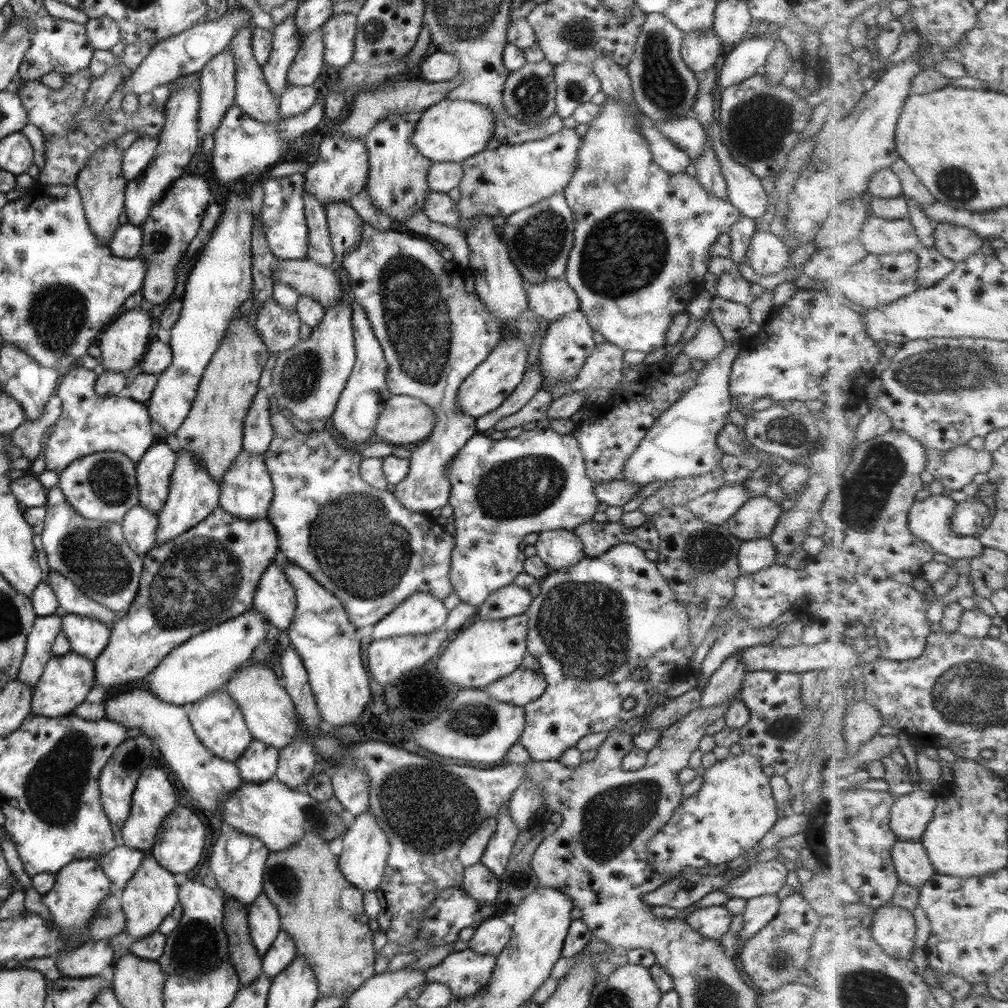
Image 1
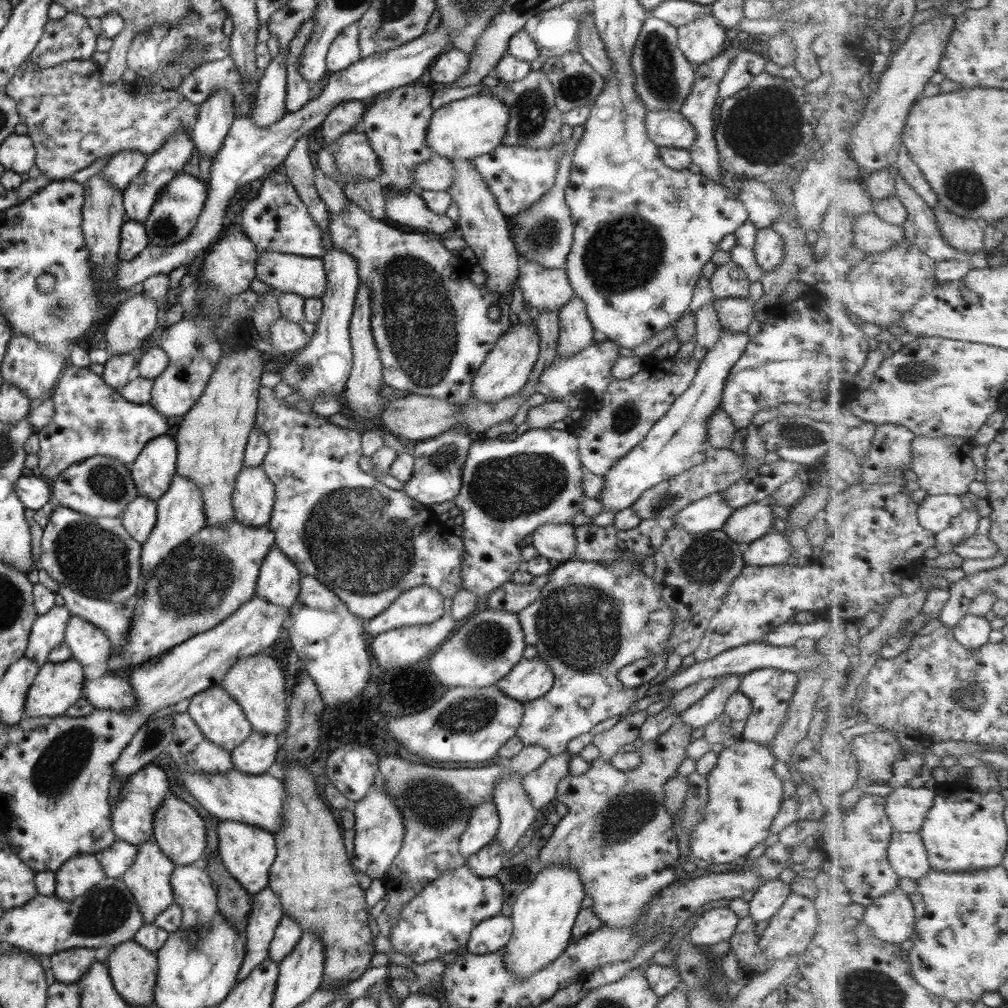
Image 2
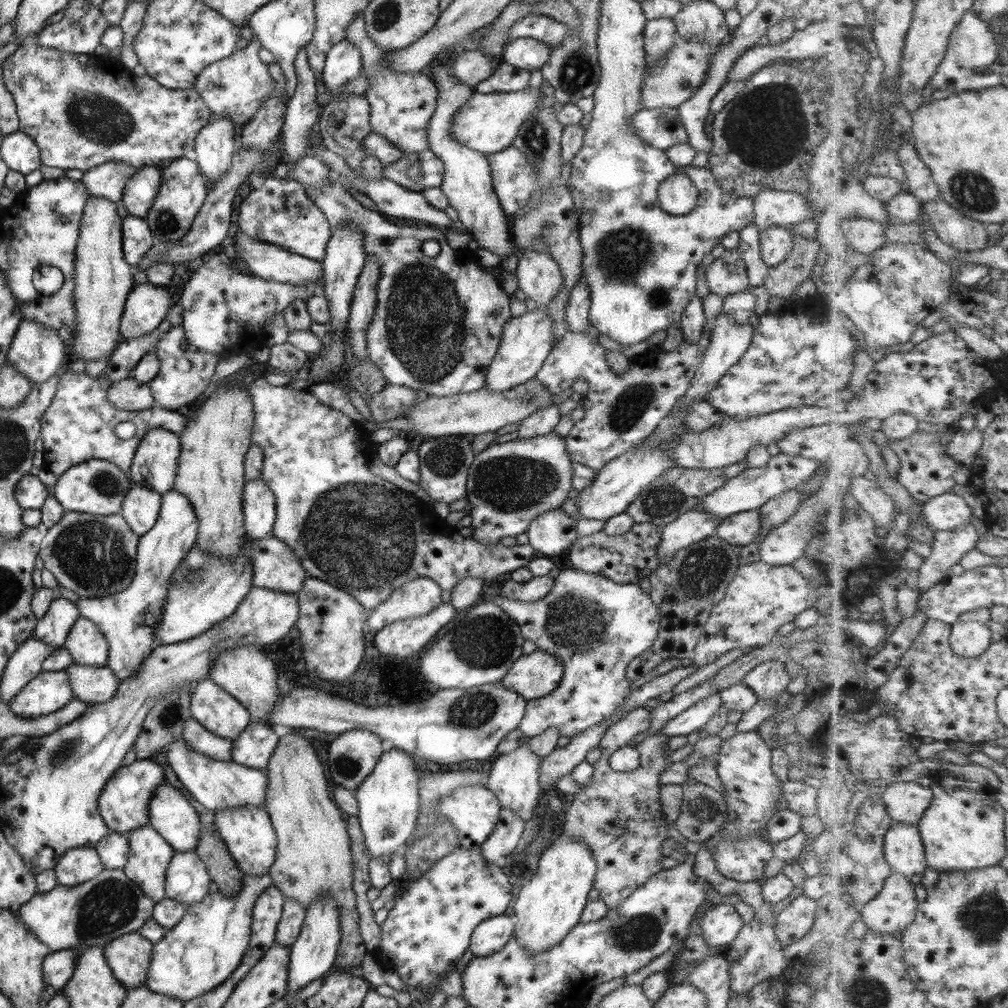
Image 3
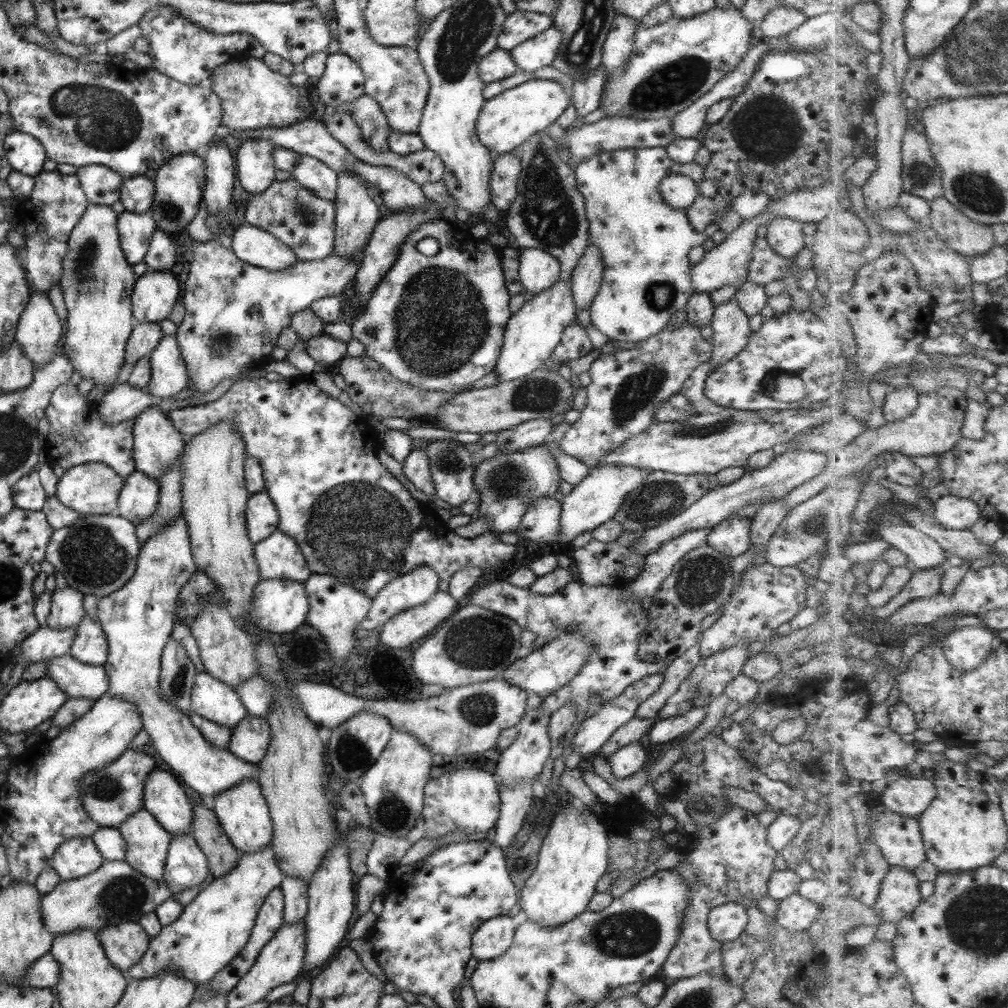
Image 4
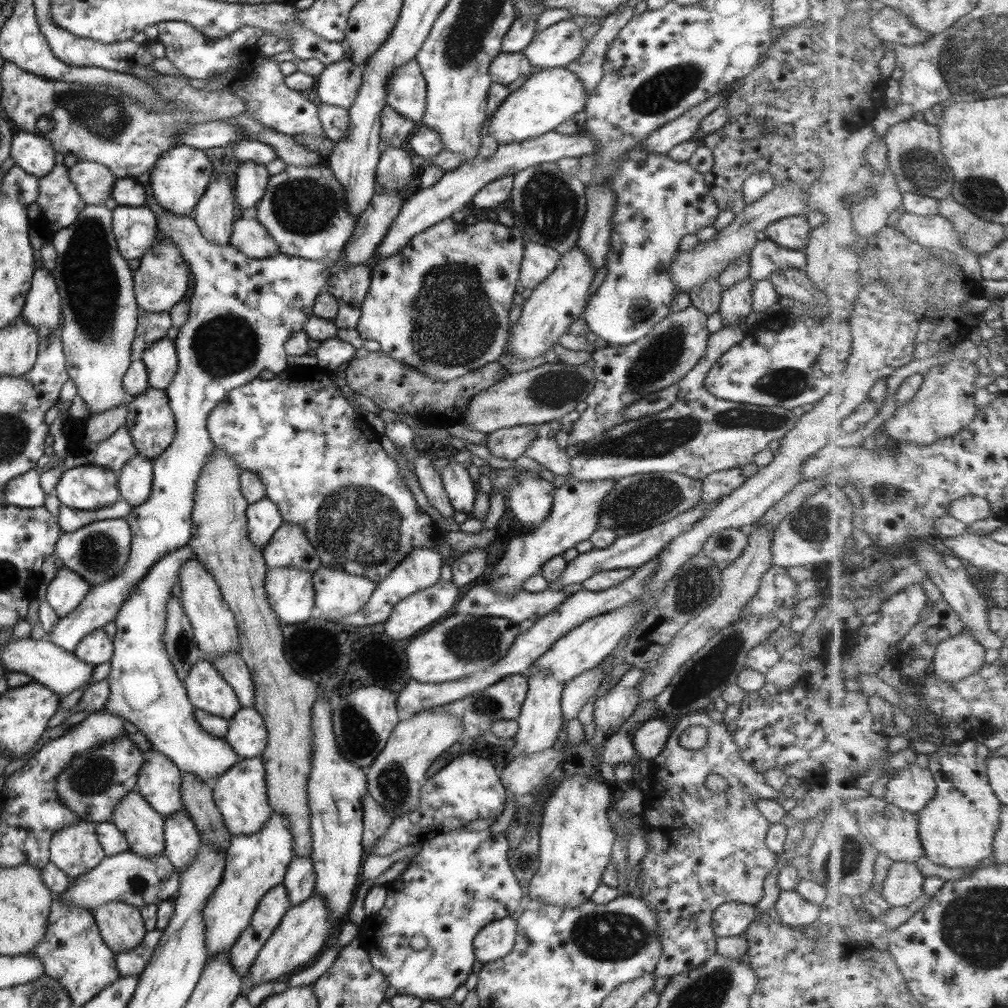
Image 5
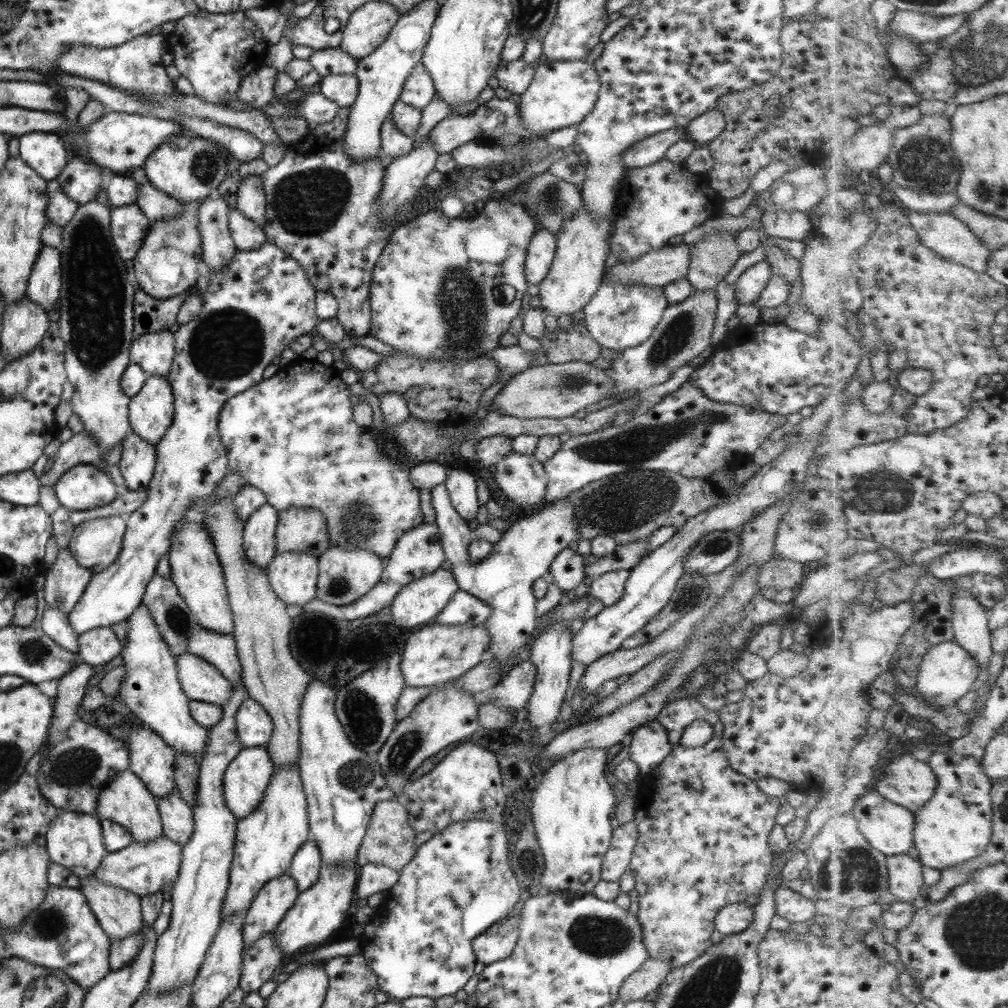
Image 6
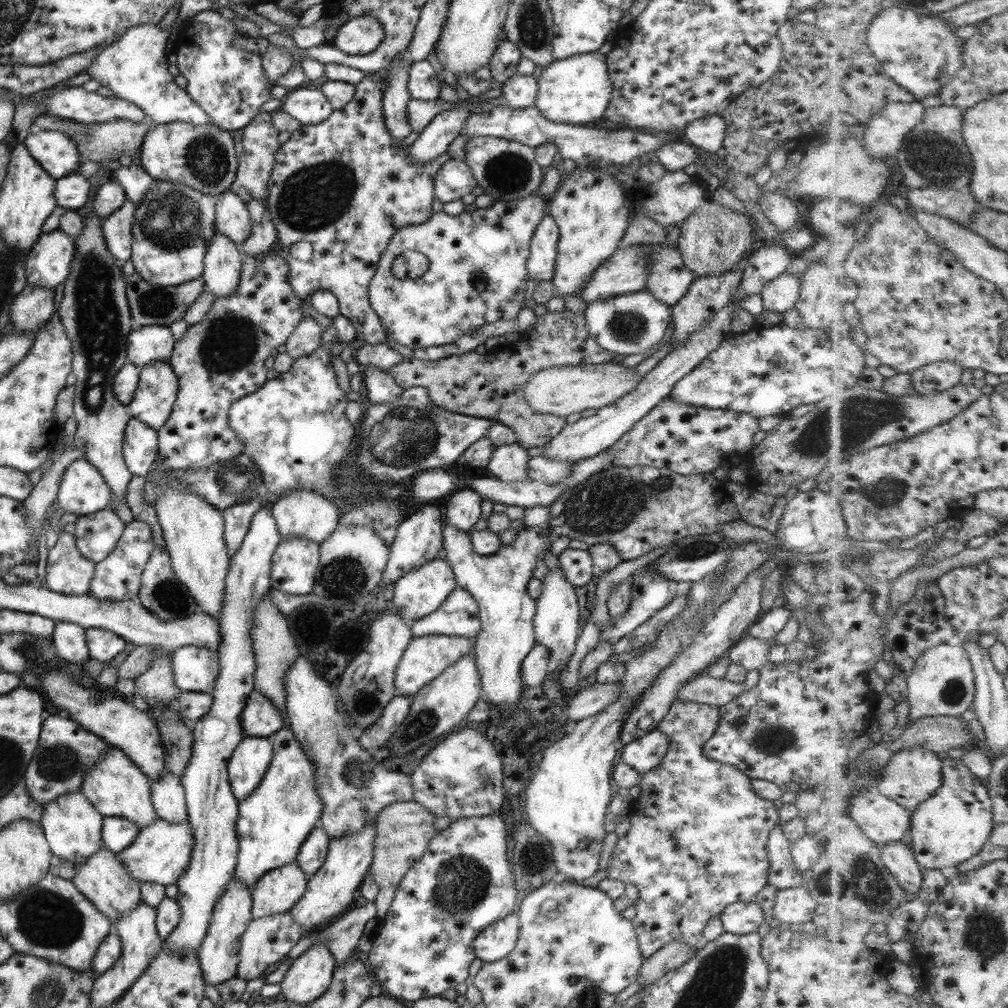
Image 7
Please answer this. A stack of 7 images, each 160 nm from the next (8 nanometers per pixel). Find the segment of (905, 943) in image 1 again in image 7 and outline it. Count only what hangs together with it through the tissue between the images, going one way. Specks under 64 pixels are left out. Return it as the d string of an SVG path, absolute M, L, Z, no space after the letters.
M892 841L880 849L881 858L891 871L891 874L897 879L897 882L899 882L908 893L918 894L924 885L924 871L920 863L917 862L916 855L913 853L912 848L909 850L903 842Z

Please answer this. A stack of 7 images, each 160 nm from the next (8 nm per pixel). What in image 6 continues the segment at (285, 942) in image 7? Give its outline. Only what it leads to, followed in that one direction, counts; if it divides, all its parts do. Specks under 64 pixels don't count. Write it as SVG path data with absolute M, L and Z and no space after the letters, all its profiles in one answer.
M274 931L258 938L253 946L245 949L242 953L241 974L238 982L239 988L247 995L249 992L256 992L259 986L270 980L273 970L281 962L280 950L270 937Z

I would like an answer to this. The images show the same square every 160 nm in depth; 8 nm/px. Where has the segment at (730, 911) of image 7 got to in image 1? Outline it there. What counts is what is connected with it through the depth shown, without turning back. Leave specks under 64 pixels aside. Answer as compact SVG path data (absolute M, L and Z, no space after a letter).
M712 905L699 907L684 918L683 922L705 938L719 939L721 934L728 932L731 917L723 905Z

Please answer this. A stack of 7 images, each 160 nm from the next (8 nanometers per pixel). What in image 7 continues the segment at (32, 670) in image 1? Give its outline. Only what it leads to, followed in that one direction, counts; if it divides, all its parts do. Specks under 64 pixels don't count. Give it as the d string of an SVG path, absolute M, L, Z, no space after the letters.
M61 531L56 543L47 549L44 586L69 596L86 594L94 564L79 554L73 535Z

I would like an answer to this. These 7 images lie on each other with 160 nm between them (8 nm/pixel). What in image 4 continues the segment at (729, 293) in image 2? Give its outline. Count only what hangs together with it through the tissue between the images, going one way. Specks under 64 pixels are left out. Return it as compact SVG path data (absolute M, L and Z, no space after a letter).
M766 210L760 212L754 218L748 218L746 214L742 216L742 223L731 234L728 234L719 245L705 252L701 261L695 265L691 265L690 279L694 293L701 292L708 294L709 292L721 289L726 284L737 287L743 284L747 280L746 274L752 257L752 244L756 237L756 226L759 226L761 221L767 223L773 218L775 216L772 216Z

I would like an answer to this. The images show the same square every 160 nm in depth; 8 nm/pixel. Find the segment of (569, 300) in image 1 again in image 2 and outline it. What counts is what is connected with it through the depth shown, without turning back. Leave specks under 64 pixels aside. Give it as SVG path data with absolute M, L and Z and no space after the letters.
M519 259L518 271L516 284L523 301L539 313L558 312L575 297L564 270L543 268L534 262Z

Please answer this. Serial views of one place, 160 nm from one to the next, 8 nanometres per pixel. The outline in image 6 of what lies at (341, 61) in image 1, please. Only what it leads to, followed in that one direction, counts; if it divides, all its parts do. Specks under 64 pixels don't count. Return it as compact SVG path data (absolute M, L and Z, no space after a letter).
M354 73L328 74L320 77L319 93L340 108L349 108L358 94L358 80Z

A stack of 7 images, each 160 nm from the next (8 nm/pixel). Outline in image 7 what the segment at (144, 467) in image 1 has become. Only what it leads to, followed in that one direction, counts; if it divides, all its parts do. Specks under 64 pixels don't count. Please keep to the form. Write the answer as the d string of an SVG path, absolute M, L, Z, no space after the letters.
M169 362L151 363L140 368L137 388L125 405L129 416L157 433L165 425L176 401L177 387Z

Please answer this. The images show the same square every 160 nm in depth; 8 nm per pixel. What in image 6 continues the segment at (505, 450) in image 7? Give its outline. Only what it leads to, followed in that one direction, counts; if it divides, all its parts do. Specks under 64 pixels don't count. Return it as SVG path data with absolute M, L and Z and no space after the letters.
M510 452L508 456L500 460L494 467L496 471L493 476L499 490L501 490L507 500L514 502L521 512L536 512L544 505L548 478L543 470L542 463L537 461L533 455L527 456Z

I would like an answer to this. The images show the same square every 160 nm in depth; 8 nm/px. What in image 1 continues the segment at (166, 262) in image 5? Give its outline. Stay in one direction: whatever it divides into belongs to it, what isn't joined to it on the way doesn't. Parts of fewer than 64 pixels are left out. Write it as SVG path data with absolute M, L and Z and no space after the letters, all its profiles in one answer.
M139 306L124 311L100 334L98 347L104 371L127 374L143 359L152 318Z

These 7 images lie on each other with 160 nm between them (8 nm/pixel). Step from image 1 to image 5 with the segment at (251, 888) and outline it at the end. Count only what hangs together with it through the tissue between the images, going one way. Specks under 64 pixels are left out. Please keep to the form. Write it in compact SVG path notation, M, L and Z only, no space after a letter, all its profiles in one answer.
M259 756L240 759L227 773L215 778L210 786L213 804L219 811L222 825L230 835L255 834L263 829L263 825L271 817L265 789L265 770Z

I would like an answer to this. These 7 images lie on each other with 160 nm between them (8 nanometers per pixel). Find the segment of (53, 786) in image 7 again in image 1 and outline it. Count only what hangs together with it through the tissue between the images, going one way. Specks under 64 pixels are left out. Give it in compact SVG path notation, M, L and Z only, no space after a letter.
M145 768L139 775L133 795L131 795L129 817L125 819L121 827L123 845L129 849L149 852L155 842L161 821L173 811L173 808L175 808L175 794L173 794L171 782L167 780L167 774L159 768Z

